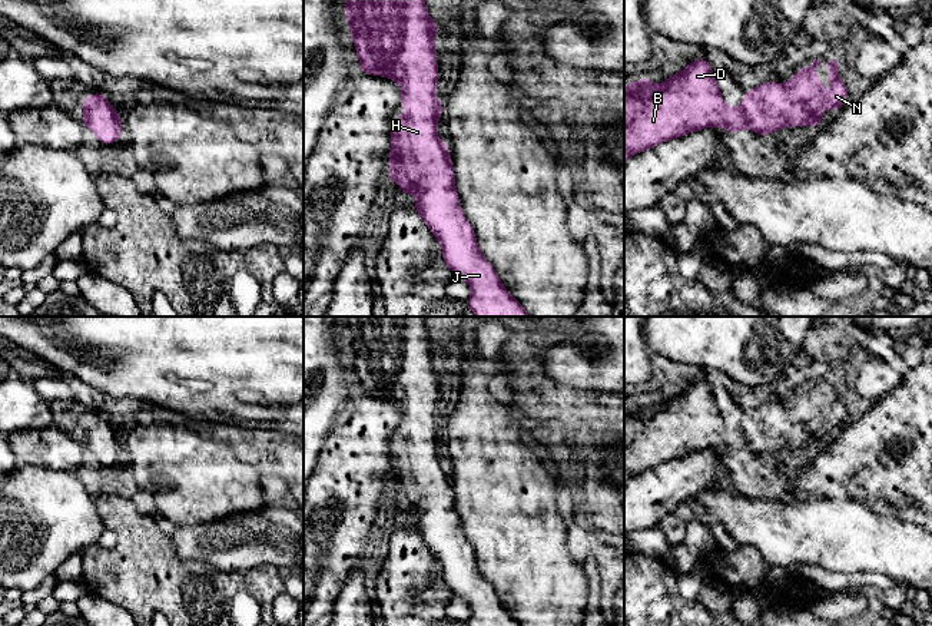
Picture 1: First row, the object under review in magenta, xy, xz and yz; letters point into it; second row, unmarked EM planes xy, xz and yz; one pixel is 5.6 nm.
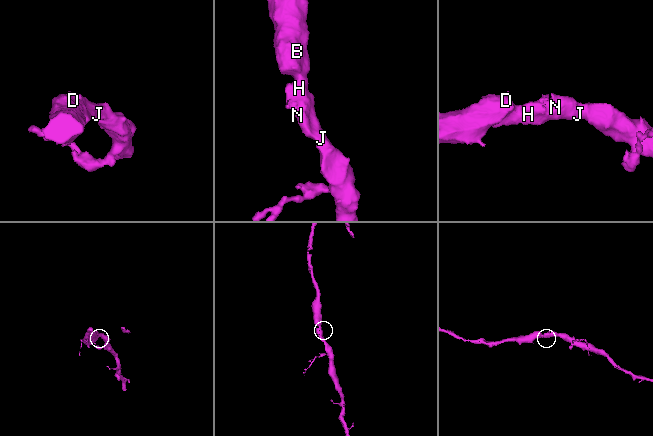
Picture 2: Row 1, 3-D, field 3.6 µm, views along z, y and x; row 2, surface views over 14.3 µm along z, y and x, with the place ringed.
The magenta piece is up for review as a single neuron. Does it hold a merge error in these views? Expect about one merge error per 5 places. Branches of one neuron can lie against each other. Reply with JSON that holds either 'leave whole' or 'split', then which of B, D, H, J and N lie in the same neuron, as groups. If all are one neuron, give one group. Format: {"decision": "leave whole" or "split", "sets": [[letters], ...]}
{"decision": "leave whole", "sets": [["B", "D", "H", "J", "N"]]}

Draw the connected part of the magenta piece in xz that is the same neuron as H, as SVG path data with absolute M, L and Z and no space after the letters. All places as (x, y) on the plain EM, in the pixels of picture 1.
M346 317L345 334L359 378L358 391L389 398L402 410L401 425L407 433L391 446L388 499L402 509L404 517L418 516L412 526L440 562L445 586L471 607L468 626L521 626L505 610L494 587L478 569L475 553L460 527L448 466L437 456L442 424L435 414L440 394L434 360L440 345L431 340L425 317Z

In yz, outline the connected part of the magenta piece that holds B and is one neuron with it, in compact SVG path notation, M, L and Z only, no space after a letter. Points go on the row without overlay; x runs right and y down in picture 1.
M706 378L697 380L683 388L677 395L670 395L667 401L661 405L654 405L649 398L643 398L636 404L627 404L624 407L624 484L637 474L641 474L646 470L654 468L659 464L683 458L691 453L697 453L706 448L719 447L726 450L729 454L737 454L740 450L749 450L759 454L762 458L767 454L773 454L783 448L790 447L820 447L825 441L822 434L827 427L832 428L833 434L842 430L843 420L848 417L848 407L839 400L839 380L827 380L829 387L829 403L832 405L830 415L826 417L823 405L819 397L815 397L813 393L819 390L822 380L815 381L812 388L802 387L797 395L787 401L786 404L777 405L773 401L769 401L754 410L750 410L744 414L740 428L730 428L720 414L717 401L712 393L712 385Z

